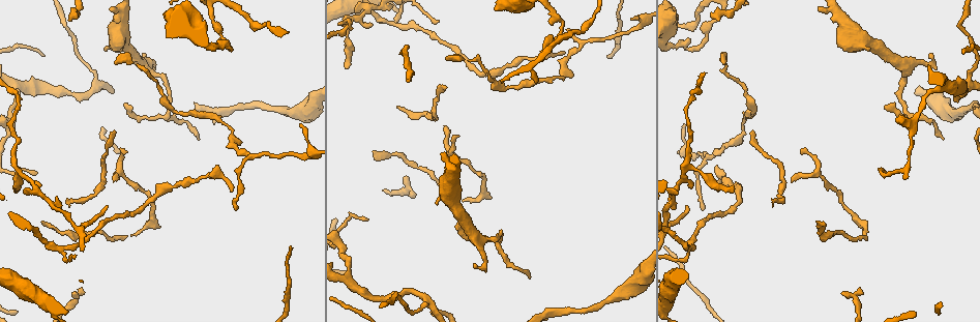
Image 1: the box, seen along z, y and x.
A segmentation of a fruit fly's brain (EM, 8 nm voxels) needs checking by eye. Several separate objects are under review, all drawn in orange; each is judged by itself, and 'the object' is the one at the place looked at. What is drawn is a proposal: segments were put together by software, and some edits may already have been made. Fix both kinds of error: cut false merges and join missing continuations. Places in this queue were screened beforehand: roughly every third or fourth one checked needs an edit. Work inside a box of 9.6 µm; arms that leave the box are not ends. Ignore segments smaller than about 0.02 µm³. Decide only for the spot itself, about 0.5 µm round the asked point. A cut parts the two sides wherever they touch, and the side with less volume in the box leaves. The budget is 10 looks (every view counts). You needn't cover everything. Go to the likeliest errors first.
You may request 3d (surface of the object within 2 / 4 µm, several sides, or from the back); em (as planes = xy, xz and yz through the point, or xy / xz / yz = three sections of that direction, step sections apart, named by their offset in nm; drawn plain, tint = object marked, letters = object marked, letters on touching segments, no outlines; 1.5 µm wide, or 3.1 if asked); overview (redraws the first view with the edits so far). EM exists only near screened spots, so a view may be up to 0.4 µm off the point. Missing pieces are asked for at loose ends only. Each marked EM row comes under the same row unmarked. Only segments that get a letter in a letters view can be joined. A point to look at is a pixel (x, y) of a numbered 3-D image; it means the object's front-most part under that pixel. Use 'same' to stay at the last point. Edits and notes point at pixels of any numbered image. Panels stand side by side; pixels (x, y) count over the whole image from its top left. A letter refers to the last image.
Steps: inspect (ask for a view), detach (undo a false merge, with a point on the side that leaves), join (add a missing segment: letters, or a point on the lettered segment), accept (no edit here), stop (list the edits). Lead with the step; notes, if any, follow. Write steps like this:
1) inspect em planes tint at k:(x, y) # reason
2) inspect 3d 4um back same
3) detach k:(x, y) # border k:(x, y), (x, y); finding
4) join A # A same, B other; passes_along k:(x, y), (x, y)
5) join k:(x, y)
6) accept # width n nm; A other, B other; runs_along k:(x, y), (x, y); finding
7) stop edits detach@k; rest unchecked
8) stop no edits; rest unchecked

inspect em planes letters at 1:(703, 210) # branch stops here

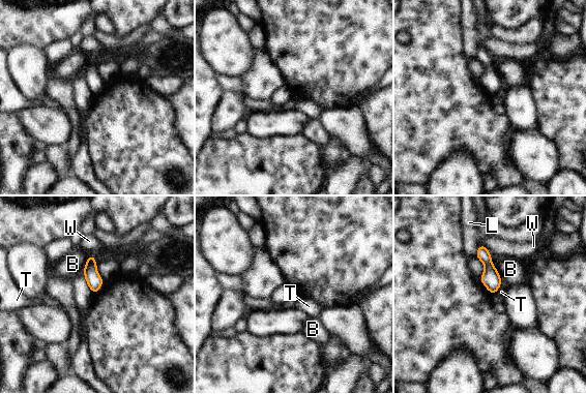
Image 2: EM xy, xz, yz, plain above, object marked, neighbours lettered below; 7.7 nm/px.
accept # B other, L other, T other, W other; border 2:(500, 286), (494, 294); none of them fits

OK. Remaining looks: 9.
inspect em planes letters at 1:(446, 57) # thin end

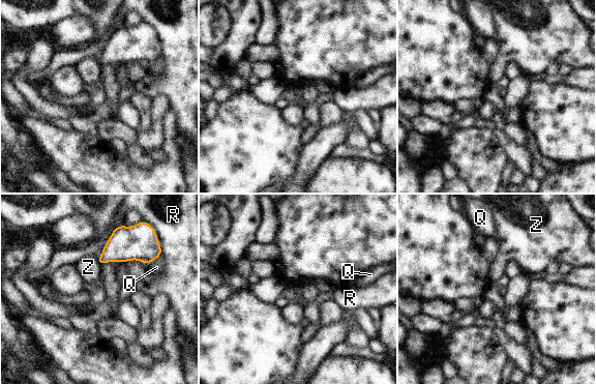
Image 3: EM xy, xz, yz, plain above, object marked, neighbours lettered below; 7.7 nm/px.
accept # Q other, R other, Z other; border 3:(96, 259), (98, 265); no lettered segment goes on from it

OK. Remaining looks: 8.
inspect 3d 2um at 1:(886, 171) # tapers out

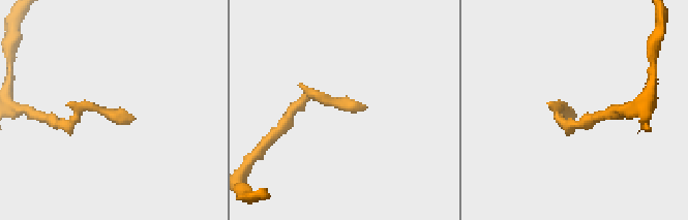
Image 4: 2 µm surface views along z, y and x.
inspect em planes letters at 4:(131, 118)

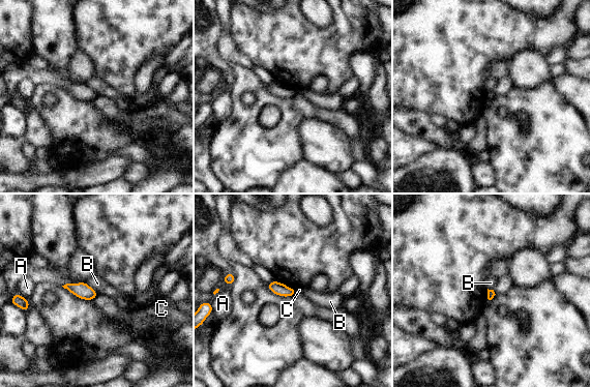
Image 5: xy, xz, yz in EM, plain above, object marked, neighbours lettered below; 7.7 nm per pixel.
accept # A other, B other, C other; no lettered segment goes on from it

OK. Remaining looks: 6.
inspect em planes letters at 1:(220, 47) # sharp bend

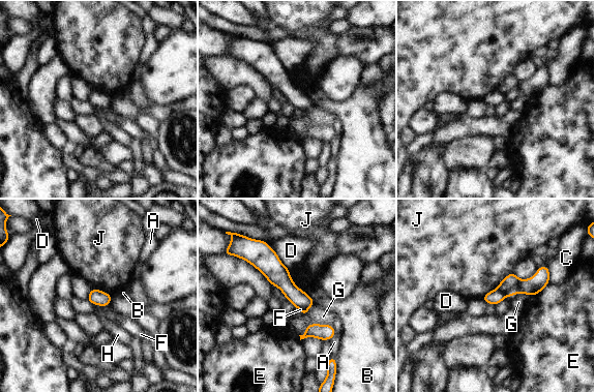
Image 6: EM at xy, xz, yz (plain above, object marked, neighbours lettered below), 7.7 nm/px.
detach 6:(511, 284) # A other, B other, C other, D other, E other, F other, G other, H other, J other; a second cell is stuck on

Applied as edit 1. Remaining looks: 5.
stop edits detach@6; rest unchecked

